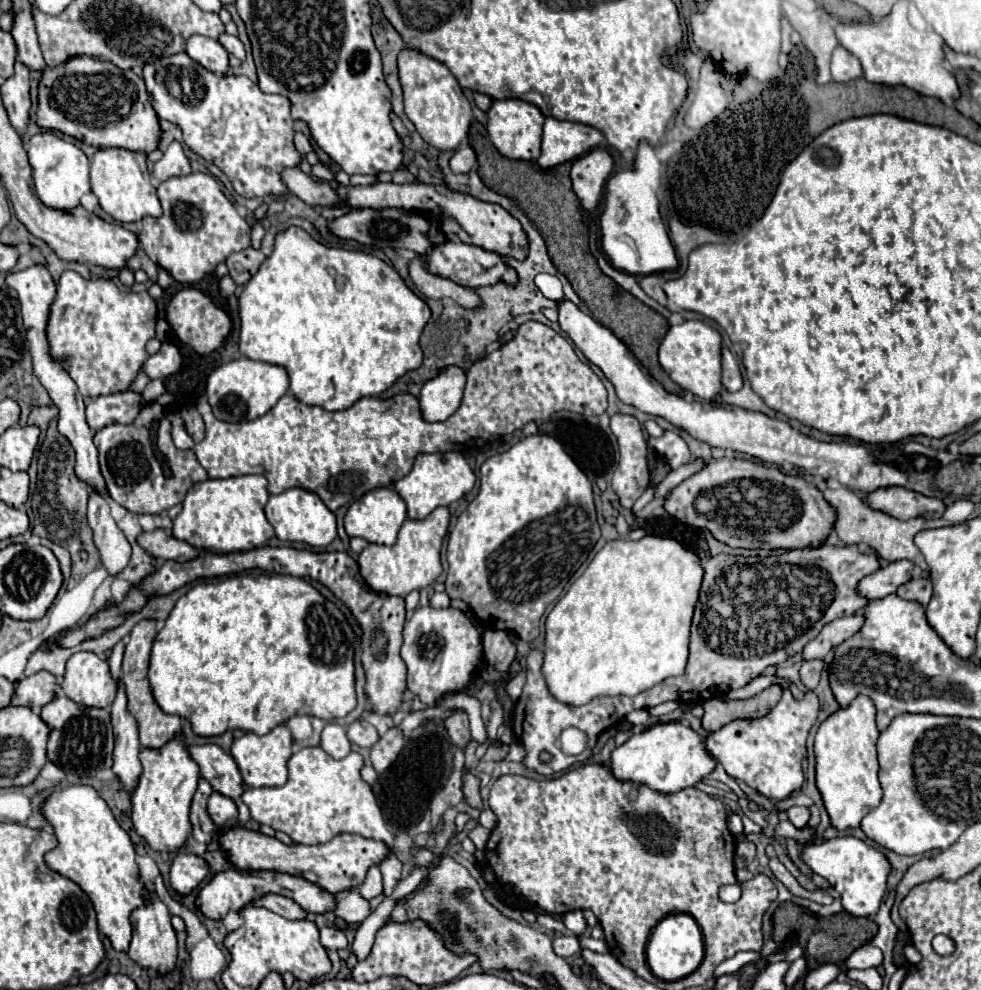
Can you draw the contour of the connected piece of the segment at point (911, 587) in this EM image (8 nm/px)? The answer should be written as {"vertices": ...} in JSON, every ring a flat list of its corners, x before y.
{"vertices":[[918,578,918,580,910,580,906,584,902,584,898,588,898,596,906,598,906,600,914,600,920,602,922,606,928,606,930,598,932,598,932,584,926,578]]}

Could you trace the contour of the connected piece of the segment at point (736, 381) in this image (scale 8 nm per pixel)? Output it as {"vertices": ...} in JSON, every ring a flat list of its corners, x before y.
{"vertices":[[722,348,722,382,724,382,724,388,730,392,736,392,742,388,740,366,728,348]]}

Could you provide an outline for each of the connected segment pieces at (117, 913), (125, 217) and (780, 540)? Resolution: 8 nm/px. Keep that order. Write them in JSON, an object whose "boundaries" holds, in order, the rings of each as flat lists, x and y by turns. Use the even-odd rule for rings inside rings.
{"boundaries":[[[70,786,62,792,54,792,44,806,44,816,58,838,58,846,44,856,46,864,88,894,96,910,98,930,110,940,116,952,126,952,132,936,130,914,134,908,142,908,152,900,152,892,140,876,128,834,92,786]],[[100,148,90,166,92,192,100,200,106,214,120,222,136,222,144,216,160,216,160,200,156,188,150,184,150,172,146,168,146,156,126,150,126,148]],[[726,456,712,460,706,468,676,486,664,506,676,520,696,528,708,528,716,540,730,548,820,548,836,524,836,508,802,476,788,476,772,466],[704,492,706,514,700,514,696,500]]]}

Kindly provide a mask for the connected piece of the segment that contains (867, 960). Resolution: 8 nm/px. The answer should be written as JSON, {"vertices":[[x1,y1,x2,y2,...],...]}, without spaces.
{"vertices":[[864,944,862,948,858,948,858,952,852,952,850,958,846,960,848,968,876,968,880,966,884,960,884,954,880,948,872,946,872,944]]}

